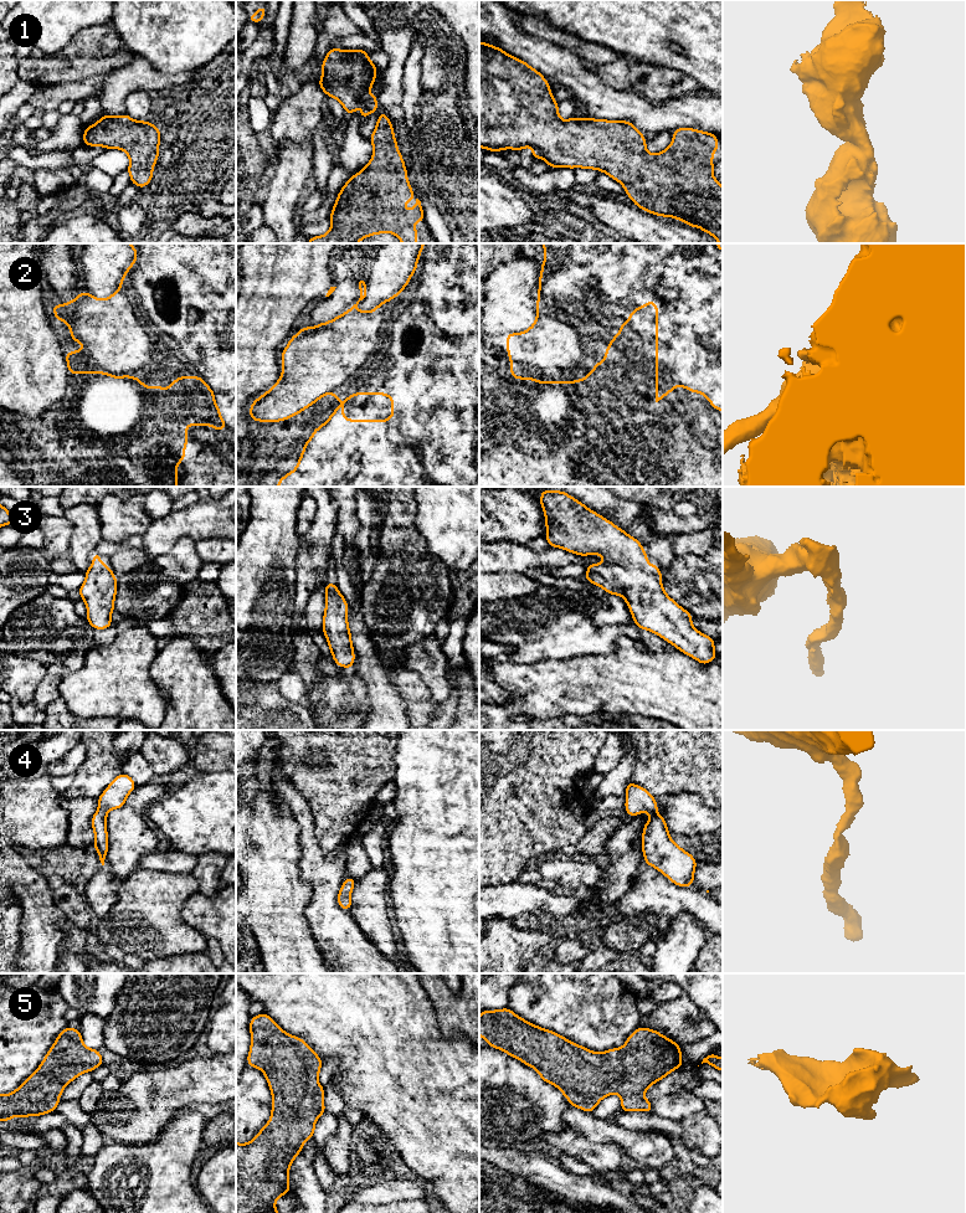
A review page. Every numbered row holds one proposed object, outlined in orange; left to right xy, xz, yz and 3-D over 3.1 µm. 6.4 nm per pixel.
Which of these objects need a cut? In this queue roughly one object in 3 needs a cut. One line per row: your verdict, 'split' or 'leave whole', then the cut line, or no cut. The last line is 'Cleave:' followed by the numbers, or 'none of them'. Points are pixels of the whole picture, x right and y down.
1: leave whole | no cut
2: split | xy (138, 293), (138, 322), (109, 304), (106, 342), (73, 339)
3: leave whole | no cut
4: leave whole | no cut
5: leave whole | no cut
Cleave: 2

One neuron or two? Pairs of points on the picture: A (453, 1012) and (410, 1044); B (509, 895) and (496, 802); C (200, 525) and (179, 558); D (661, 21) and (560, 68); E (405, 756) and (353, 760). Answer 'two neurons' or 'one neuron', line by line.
A: two neurons
B: two neurons
C: two neurons
D: two neurons
E: two neurons

